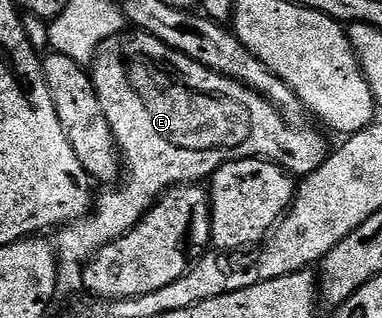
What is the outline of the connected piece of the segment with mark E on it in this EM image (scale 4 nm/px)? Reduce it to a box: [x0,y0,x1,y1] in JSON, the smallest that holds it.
[56,30,328,266]

